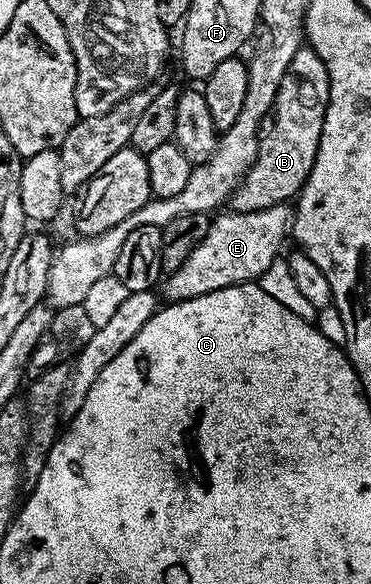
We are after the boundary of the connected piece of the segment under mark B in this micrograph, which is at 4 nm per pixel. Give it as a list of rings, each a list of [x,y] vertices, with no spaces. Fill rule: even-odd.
[[[302,47],[295,51],[291,64],[287,66],[287,75],[283,75],[283,83],[279,83],[271,117],[273,126],[269,134],[267,129],[260,138],[256,159],[231,194],[232,212],[261,211],[272,205],[292,202],[296,198],[315,163],[328,102],[327,67],[314,49]]]

